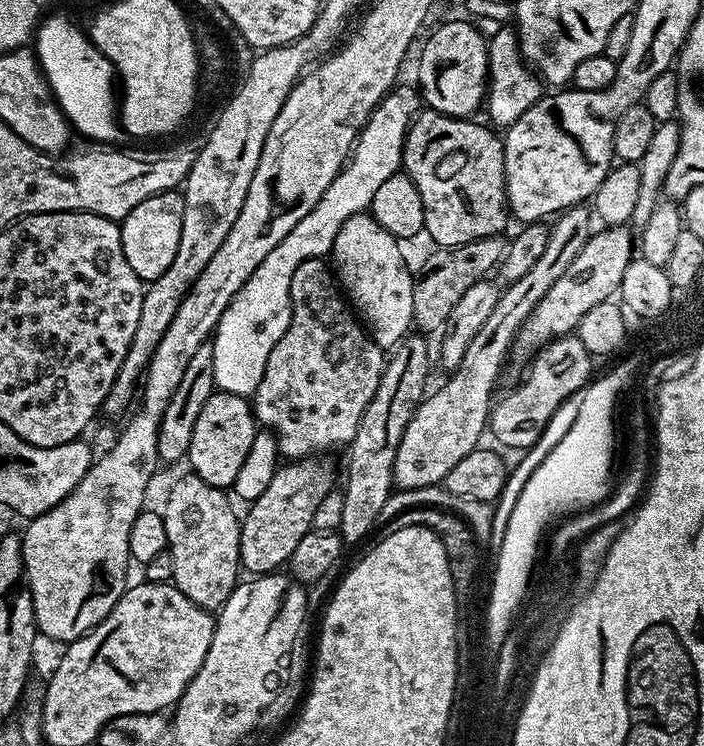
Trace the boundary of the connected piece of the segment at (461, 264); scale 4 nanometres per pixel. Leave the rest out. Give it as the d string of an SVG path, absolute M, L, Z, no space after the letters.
M487 236L484 239L476 239L474 242L460 244L452 249L433 249L429 254L422 269L415 277L413 286L413 318L412 323L421 333L428 332L439 333L445 327L450 318L450 314L454 310L454 306L458 306L458 301L462 299L462 294L466 294L466 290L470 290L470 286L478 280L483 280L489 275L488 271L495 269L500 260L503 259L506 249L505 239L499 236Z

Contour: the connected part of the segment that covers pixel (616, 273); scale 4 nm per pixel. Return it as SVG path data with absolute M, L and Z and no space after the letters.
M608 226L600 230L604 232L593 231L589 235L580 253L566 267L562 276L550 286L549 292L534 306L533 312L525 318L518 333L519 343L522 342L526 347L532 348L531 350L536 350L555 337L575 333L580 327L582 314L586 314L590 306L598 306L602 301L609 299L619 289L622 274L626 274L626 266L634 259L634 236L631 236L628 230L624 226Z

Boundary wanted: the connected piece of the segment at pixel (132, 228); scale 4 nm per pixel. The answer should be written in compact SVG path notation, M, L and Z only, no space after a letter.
M179 191L159 192L146 202L138 202L134 210L120 224L122 238L122 254L126 254L126 262L130 262L130 270L138 274L145 282L156 280L178 254L178 238L182 238L182 210L184 197Z

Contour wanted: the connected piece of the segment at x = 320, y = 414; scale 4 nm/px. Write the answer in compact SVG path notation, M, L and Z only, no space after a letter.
M327 259L300 263L290 278L290 302L290 326L270 350L262 382L250 403L257 421L276 437L281 457L294 461L351 444L363 412L378 390L386 352L373 342L350 307Z

